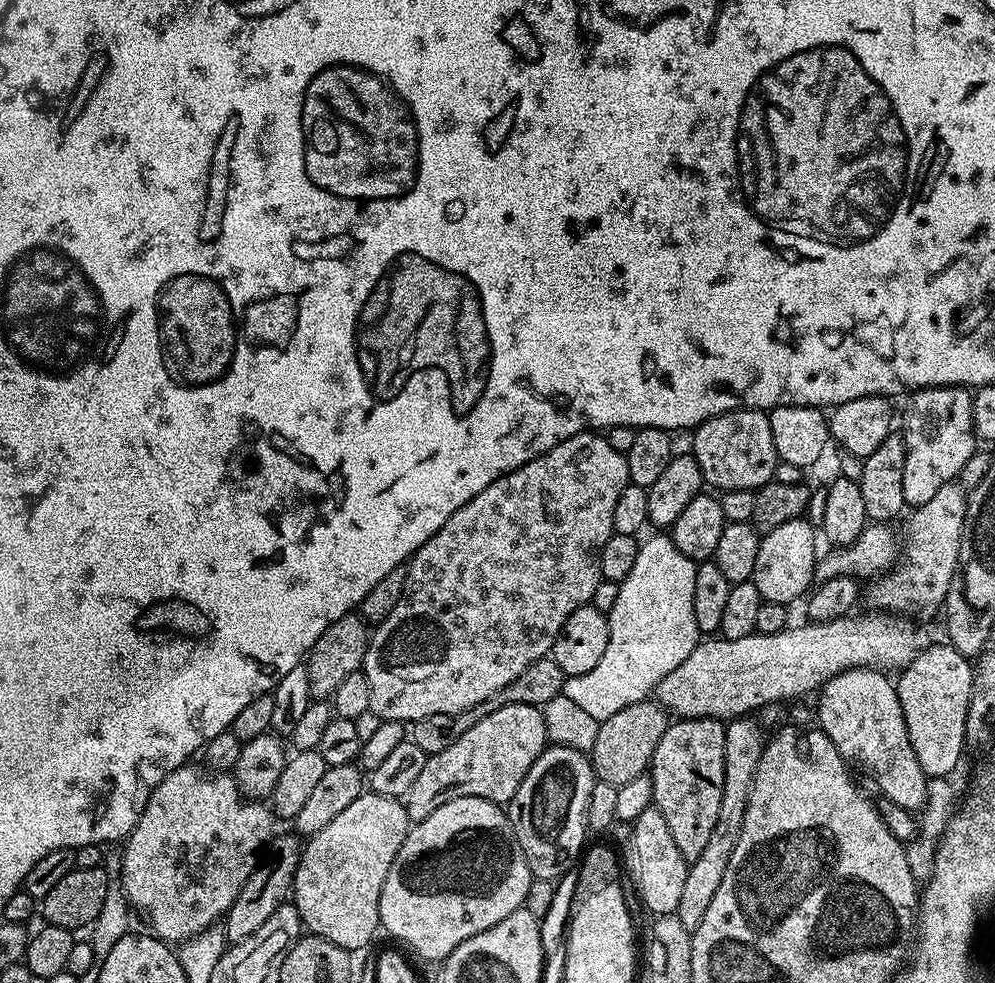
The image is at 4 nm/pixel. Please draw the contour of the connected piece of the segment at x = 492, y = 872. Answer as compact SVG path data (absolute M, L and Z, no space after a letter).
M454 798L454 802L446 802L446 806L438 806L434 814L427 816L425 820L413 823L408 829L406 838L402 842L402 850L394 858L390 866L390 874L386 874L386 882L382 886L382 898L380 899L380 928L388 931L396 940L405 944L405 949L413 948L424 960L436 960L443 962L449 954L462 942L474 938L474 934L482 934L482 930L490 930L490 926L498 926L506 914L514 914L514 910L523 908L526 890L530 890L530 882L533 874L528 868L526 858L516 841L516 835L512 829L512 823L508 821L508 813L503 807L486 798Z

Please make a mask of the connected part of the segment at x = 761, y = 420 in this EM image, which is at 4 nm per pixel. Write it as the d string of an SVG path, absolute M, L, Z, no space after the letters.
M741 408L735 412L723 412L721 416L712 416L706 422L697 424L692 436L690 455L696 459L704 475L705 485L713 484L720 492L746 490L751 492L770 483L778 463L774 434L770 434L770 422L763 411L754 408Z

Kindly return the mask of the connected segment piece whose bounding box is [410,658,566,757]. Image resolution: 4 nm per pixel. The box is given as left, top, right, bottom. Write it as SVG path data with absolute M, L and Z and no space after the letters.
M551 658L535 660L530 666L526 666L526 670L522 670L522 674L518 674L518 678L514 678L514 682L510 682L490 698L478 702L478 706L470 706L470 710L462 710L453 716L438 714L430 718L411 721L410 739L412 744L418 746L418 750L422 750L429 757L438 754L442 750L446 750L446 746L450 746L459 736L466 734L466 730L470 730L470 726L474 726L474 722L482 722L482 718L486 718L486 714L494 714L494 710L502 710L502 706L507 704L543 706L552 698L558 698L563 693L565 679L564 671L560 669L558 662L554 662Z

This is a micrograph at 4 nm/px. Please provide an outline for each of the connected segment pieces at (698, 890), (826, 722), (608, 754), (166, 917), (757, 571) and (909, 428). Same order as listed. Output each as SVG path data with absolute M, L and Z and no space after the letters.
M737 718L724 724L722 742L724 781L722 802L718 805L718 822L714 822L710 842L706 842L702 854L698 854L698 858L689 863L686 882L682 889L682 899L678 901L678 910L674 913L690 933L696 929L698 922L702 922L702 917L706 914L711 900L714 899L718 885L726 875L726 866L730 862L730 854L734 854L738 834L742 834L742 822L746 818L746 806L750 802L754 774L758 770L758 762L762 758L766 743L766 736L763 736L760 731L762 731L761 725L752 718Z
M851 668L830 678L815 697L814 716L817 721L820 719L820 731L834 742L838 754L842 754L853 769L861 768L876 783L883 799L916 814L926 802L926 786L930 778L922 766L918 766L914 746L910 746L896 685L884 676L887 675L875 668Z
M652 698L634 702L634 706L626 706L626 710L618 710L618 714L601 720L598 738L590 753L593 777L614 788L620 788L633 778L645 775L652 762L650 750L656 748L658 742L662 742L662 734L669 723L669 713Z
M196 762L184 764L178 770L171 772L158 787L152 789L152 792L148 795L146 806L138 818L138 822L132 828L132 833L123 841L124 856L121 855L119 857L120 871L118 873L118 879L120 880L118 880L118 884L124 890L125 900L128 901L129 905L135 911L137 908L138 911L145 912L148 915L148 924L152 927L149 928L151 935L172 946L179 945L185 940L202 934L207 928L213 927L217 921L227 916L234 898L238 898L242 886L246 886L246 878L250 878L250 874L255 870L256 865L260 863L262 853L267 849L274 836L274 831L272 832L274 813L267 803L245 796L236 784L235 776L229 774L227 771L204 768L199 768Z
M807 518L782 522L782 526L774 526L774 530L761 535L758 558L754 562L754 574L750 581L758 590L761 601L792 606L800 595L801 599L813 587L818 559L816 536L818 540L817 529Z
M938 386L922 388L911 393L912 401L904 412L904 445L906 446L906 470L902 470L902 494L909 509L922 506L942 490L942 486L953 483L959 477L962 466L978 450L978 437L972 427L973 393L967 388Z

